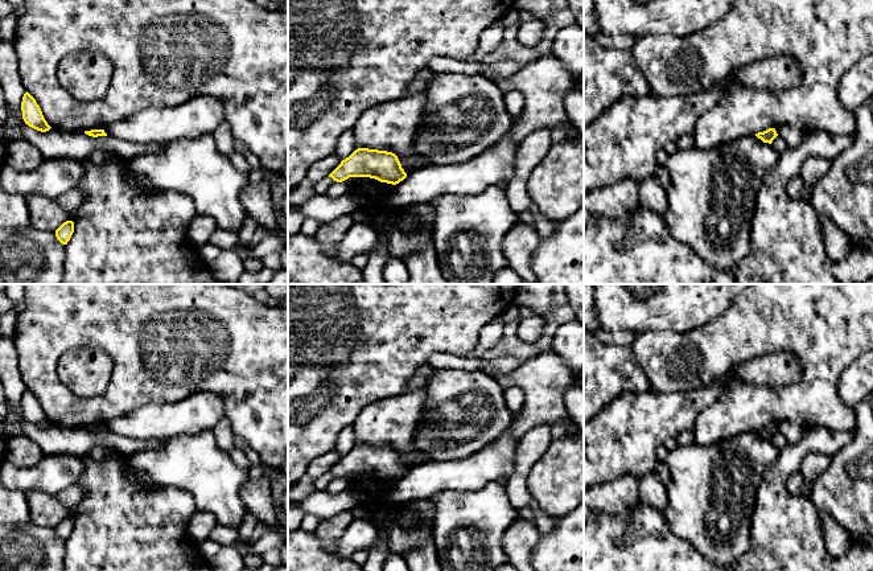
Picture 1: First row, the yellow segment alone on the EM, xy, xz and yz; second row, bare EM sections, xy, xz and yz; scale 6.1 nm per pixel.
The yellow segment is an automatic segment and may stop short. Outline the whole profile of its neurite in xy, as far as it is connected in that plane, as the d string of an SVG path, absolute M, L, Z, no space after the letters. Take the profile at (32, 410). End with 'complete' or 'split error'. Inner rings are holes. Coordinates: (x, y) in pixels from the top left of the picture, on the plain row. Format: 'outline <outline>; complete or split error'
outline M28 387L22 393L21 407L22 407L22 415L25 420L28 420L29 423L41 428L46 428L52 424L45 416L36 395Z; complete

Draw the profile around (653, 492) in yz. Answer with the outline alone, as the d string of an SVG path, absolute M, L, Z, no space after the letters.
M652 472L638 481L639 500L656 510L668 506L667 486L662 482L658 472Z

